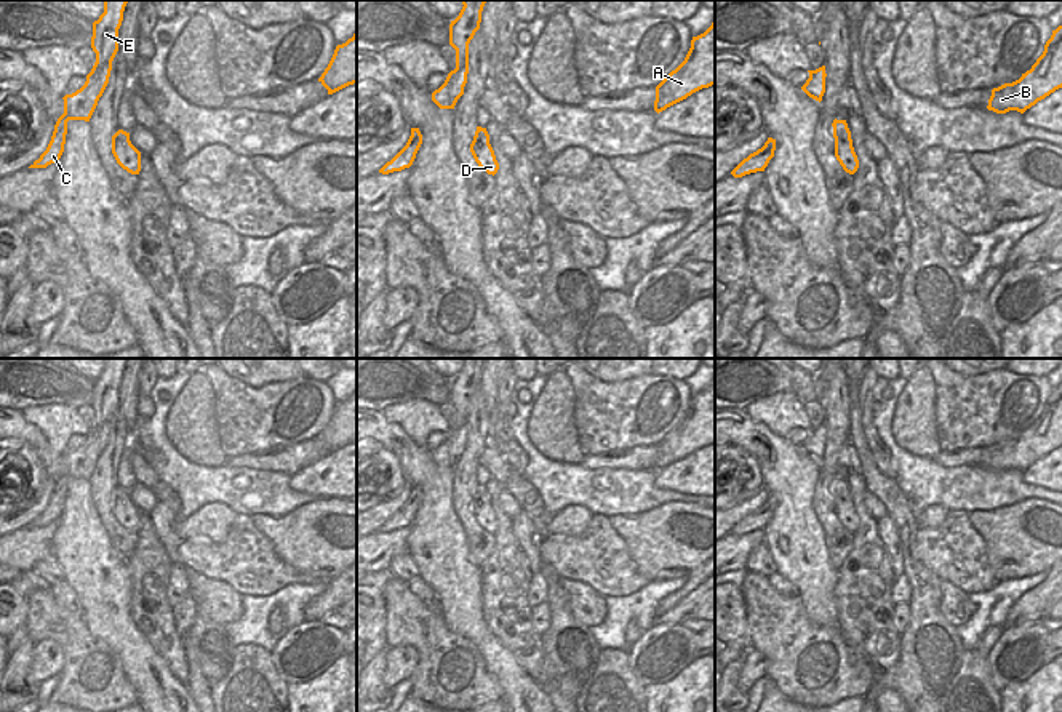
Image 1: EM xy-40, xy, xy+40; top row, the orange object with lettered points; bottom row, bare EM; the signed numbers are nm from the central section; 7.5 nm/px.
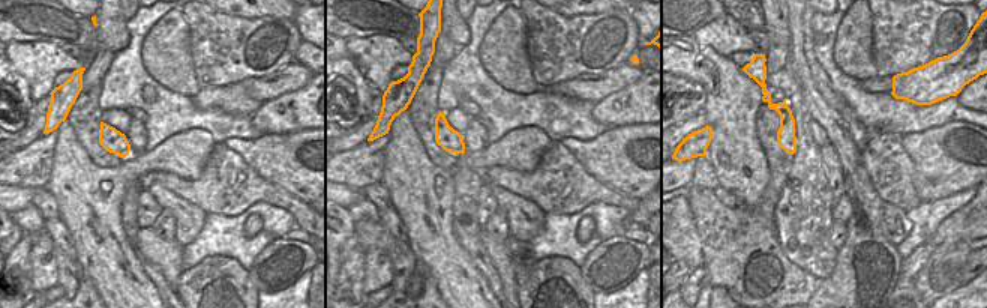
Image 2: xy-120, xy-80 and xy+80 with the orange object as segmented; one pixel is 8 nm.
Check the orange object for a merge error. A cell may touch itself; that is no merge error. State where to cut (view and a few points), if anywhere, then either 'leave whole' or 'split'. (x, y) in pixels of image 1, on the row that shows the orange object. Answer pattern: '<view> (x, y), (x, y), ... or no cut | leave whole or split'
xy+40 (810, 77), (813, 88), (808, 92) | split

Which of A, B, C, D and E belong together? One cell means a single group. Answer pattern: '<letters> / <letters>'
A B D / C E

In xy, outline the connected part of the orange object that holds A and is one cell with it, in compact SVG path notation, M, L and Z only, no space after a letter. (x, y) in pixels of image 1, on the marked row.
M715 16L704 34L693 37L685 61L656 86L654 110L659 114L712 85L715 85Z

